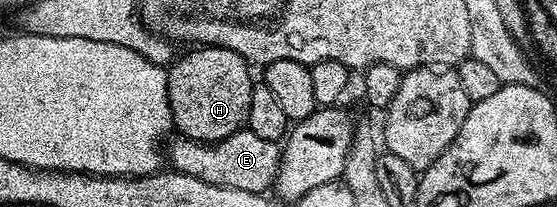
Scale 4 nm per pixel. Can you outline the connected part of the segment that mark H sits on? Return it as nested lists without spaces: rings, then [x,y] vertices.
[[[202,45],[187,51],[187,55],[179,54],[166,71],[168,101],[177,134],[198,143],[215,143],[243,130],[250,117],[255,84],[250,79],[251,64],[227,47]]]

